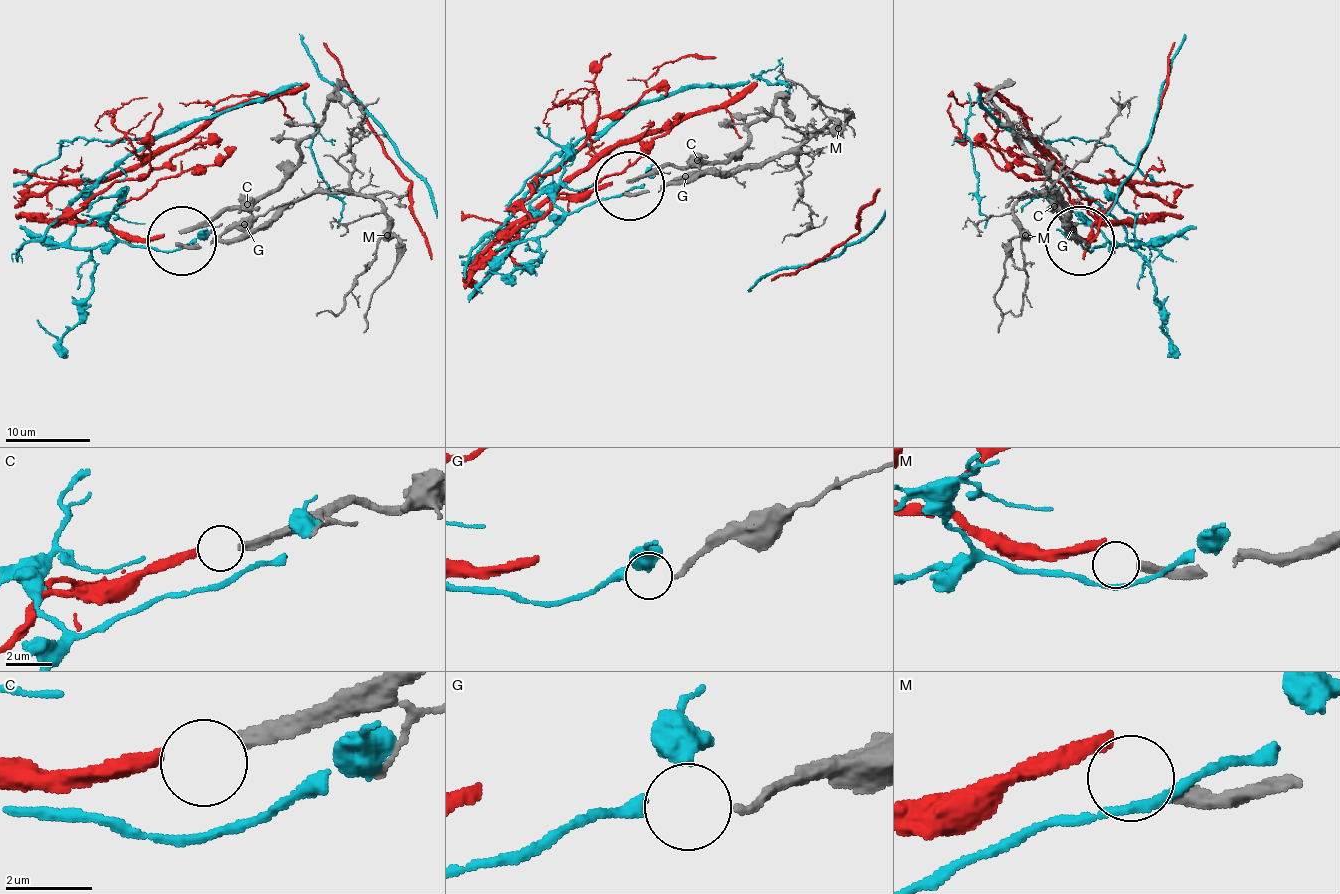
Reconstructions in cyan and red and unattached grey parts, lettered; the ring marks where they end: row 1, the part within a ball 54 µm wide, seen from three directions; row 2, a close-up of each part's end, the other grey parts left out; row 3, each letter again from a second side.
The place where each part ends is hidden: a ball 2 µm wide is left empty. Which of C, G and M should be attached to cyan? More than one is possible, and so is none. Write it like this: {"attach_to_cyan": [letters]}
{"attach_to_cyan": ["G"]}

